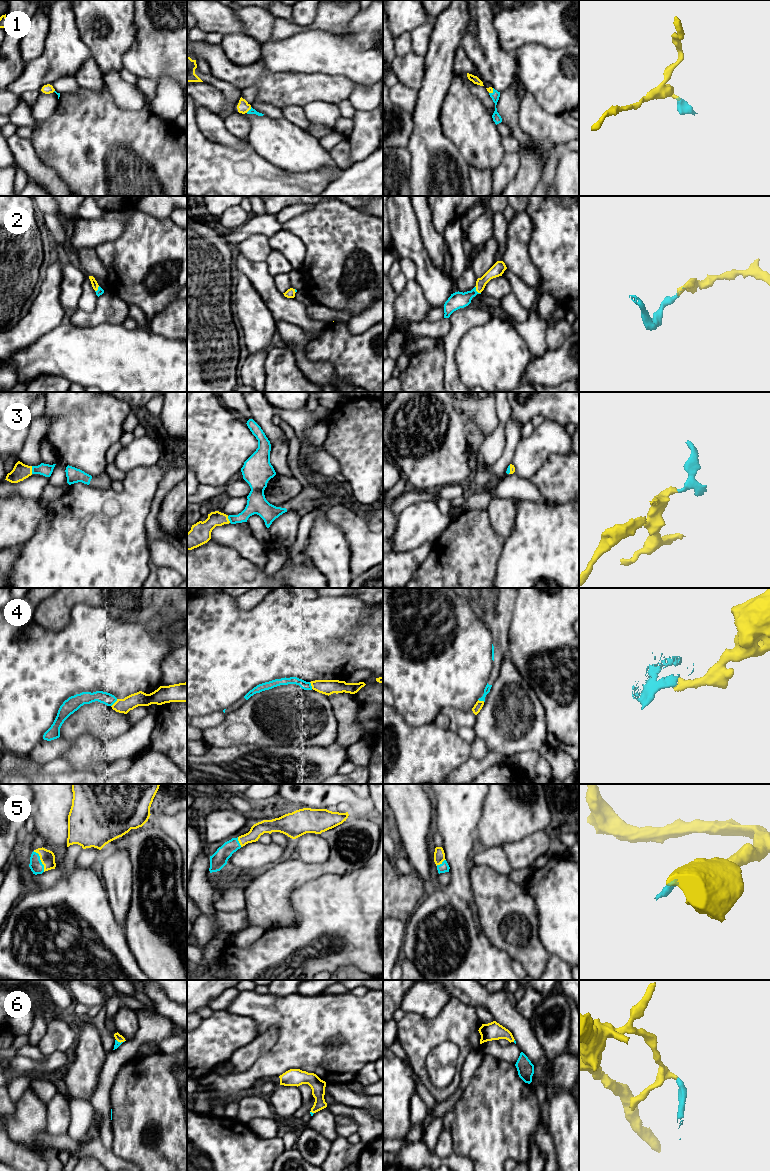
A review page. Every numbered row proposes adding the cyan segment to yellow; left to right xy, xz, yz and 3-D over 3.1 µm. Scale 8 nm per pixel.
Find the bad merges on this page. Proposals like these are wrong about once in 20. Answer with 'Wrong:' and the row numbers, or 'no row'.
Wrong: 4

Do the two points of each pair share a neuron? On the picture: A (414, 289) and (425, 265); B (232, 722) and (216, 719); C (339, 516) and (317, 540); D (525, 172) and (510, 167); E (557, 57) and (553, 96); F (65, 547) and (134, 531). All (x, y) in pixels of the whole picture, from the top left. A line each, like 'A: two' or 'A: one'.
A: two
B: two
C: two
D: two
E: one
F: one

